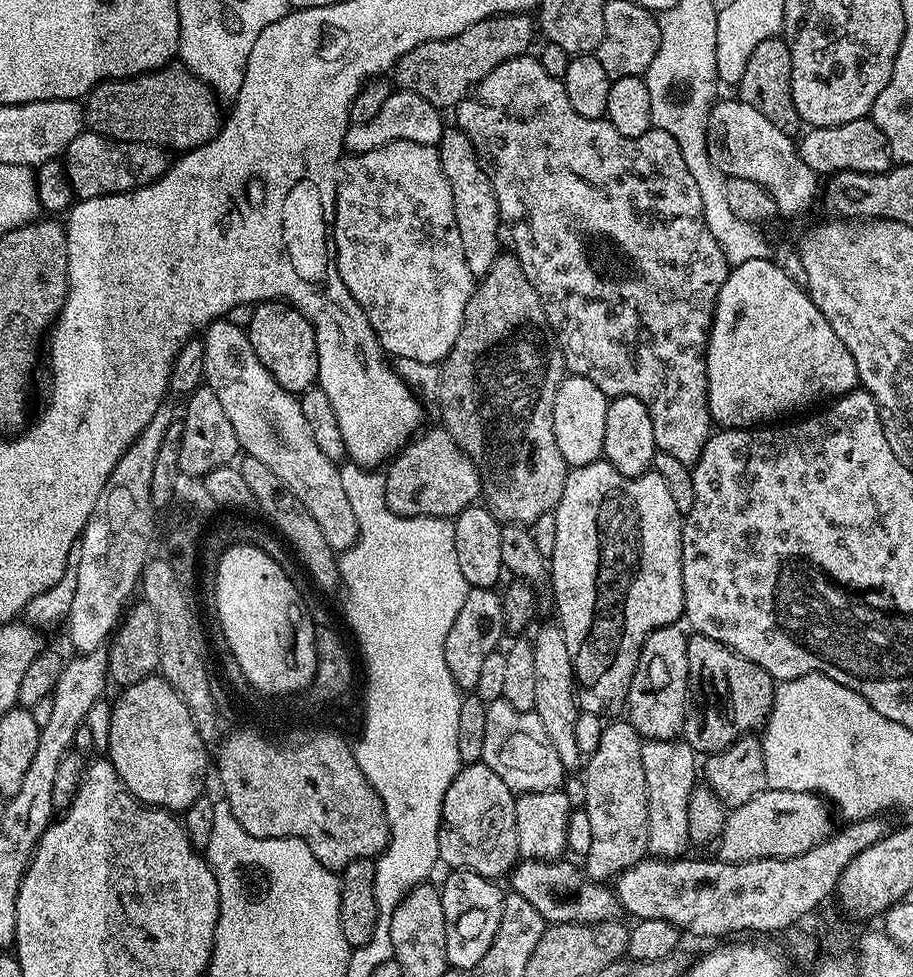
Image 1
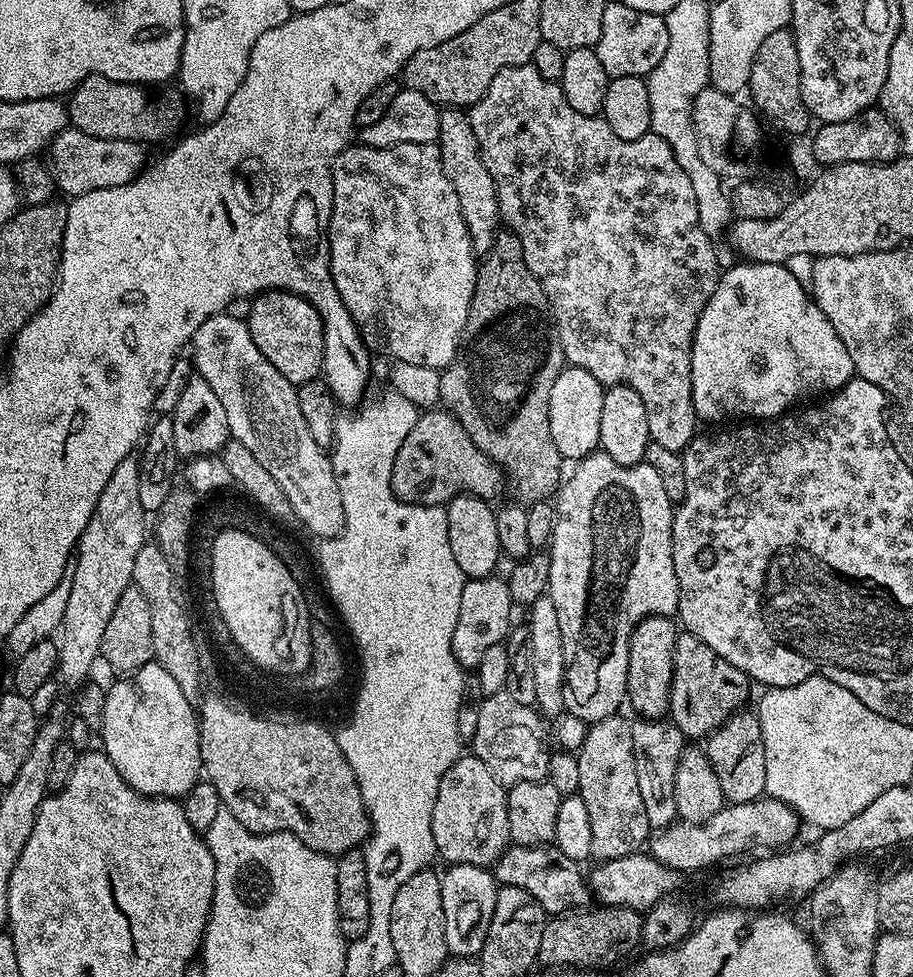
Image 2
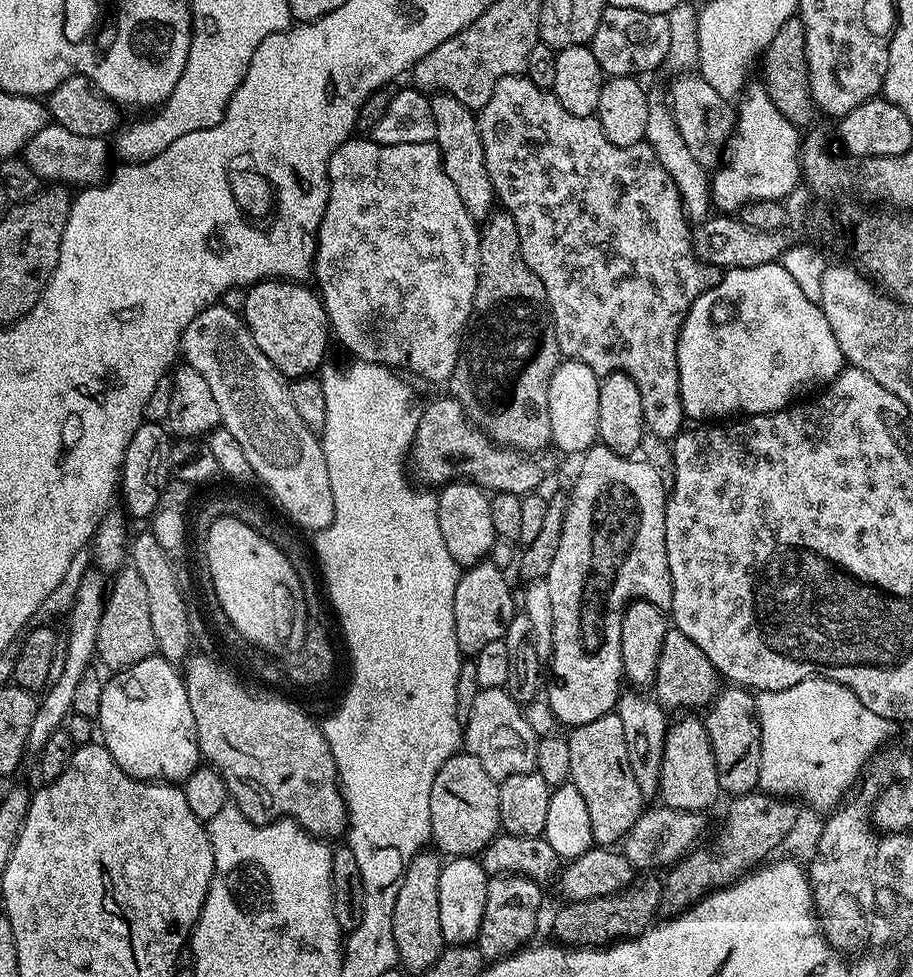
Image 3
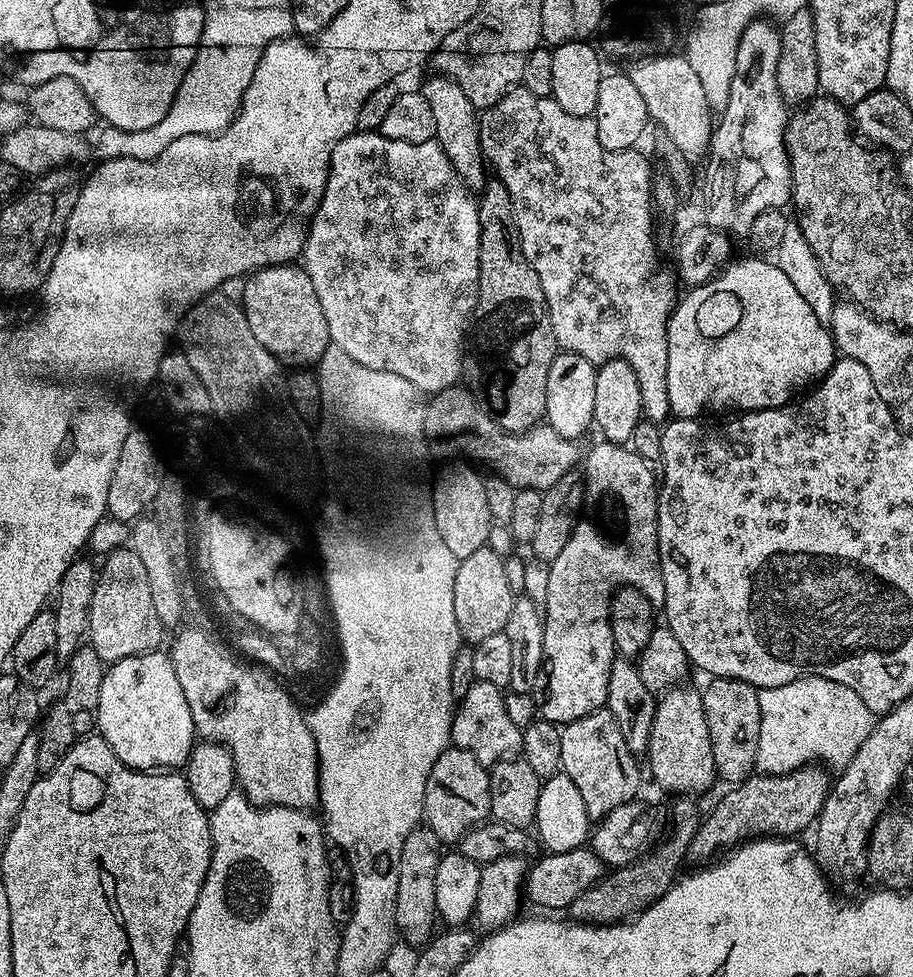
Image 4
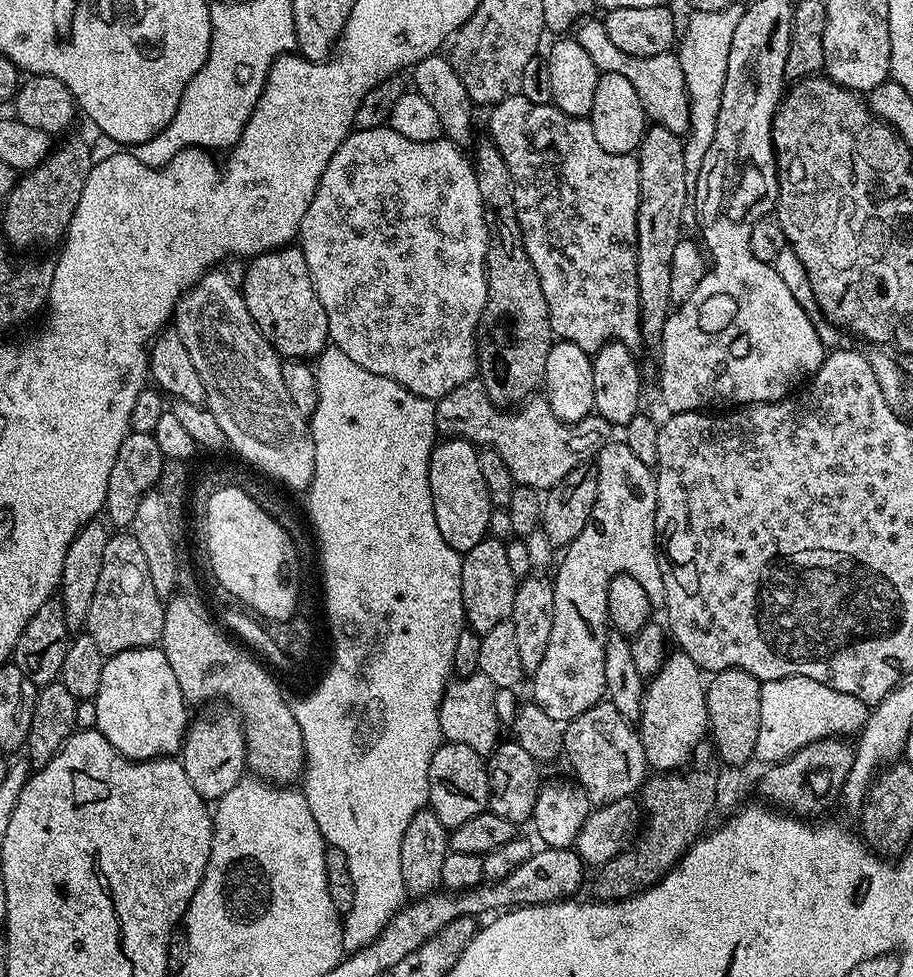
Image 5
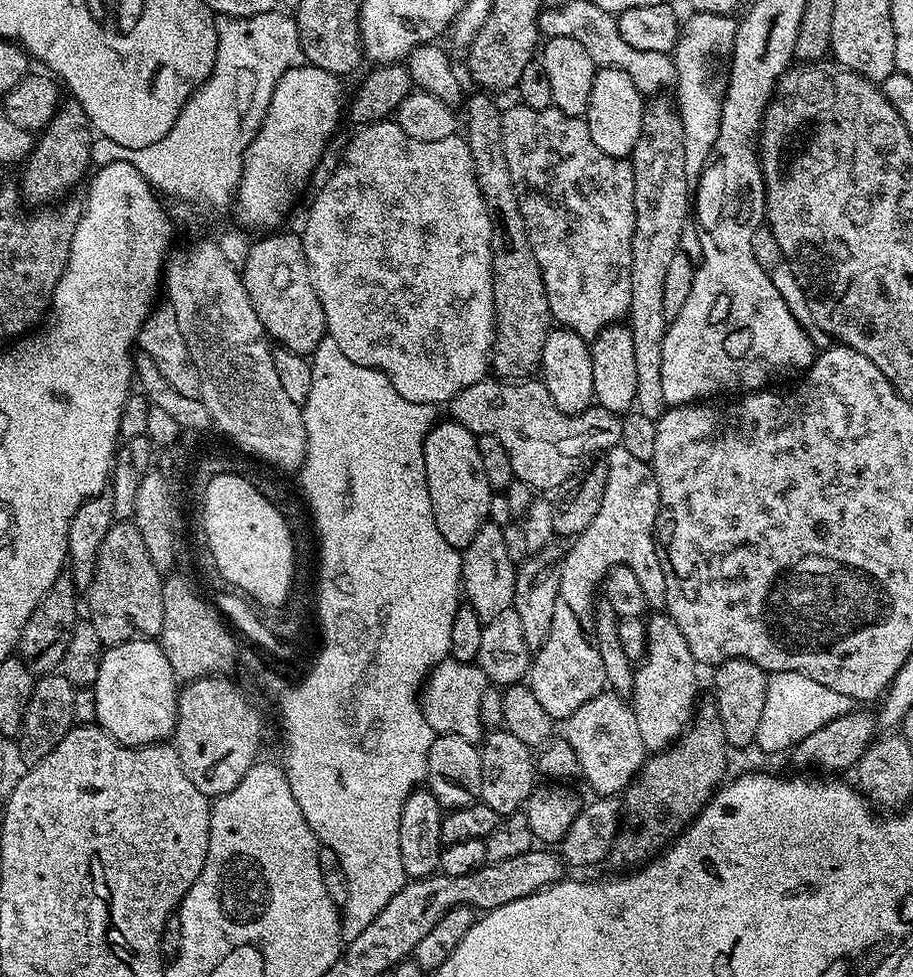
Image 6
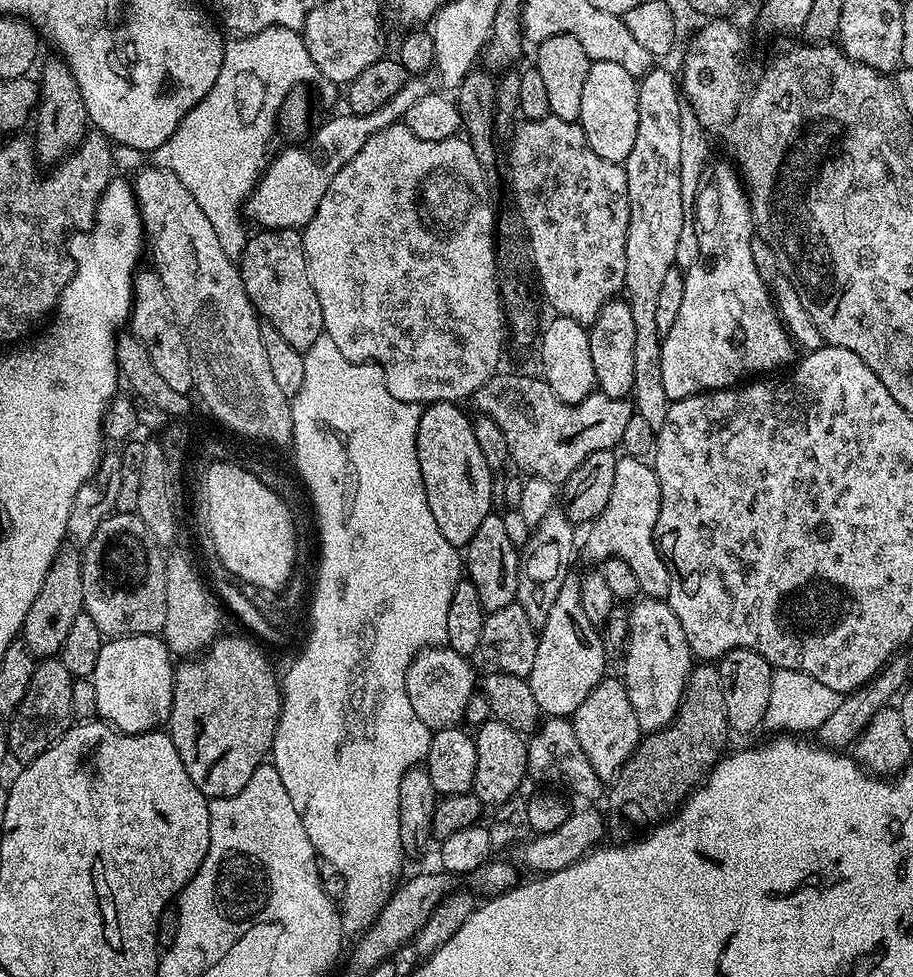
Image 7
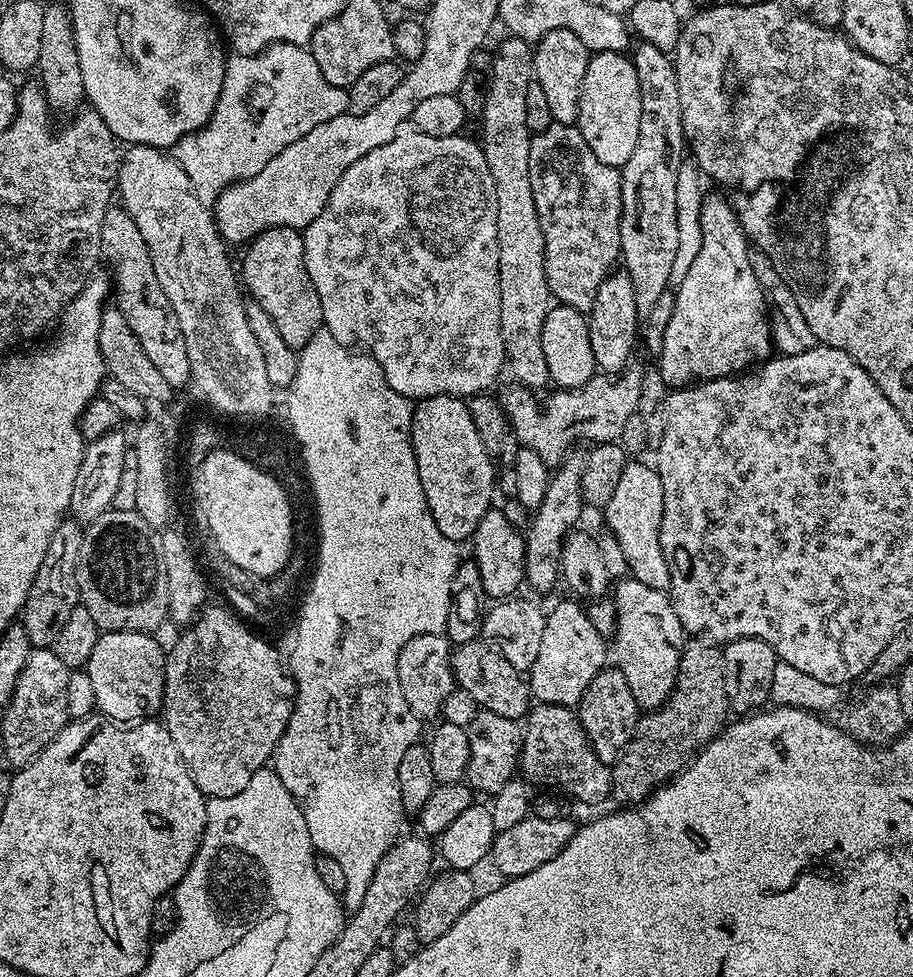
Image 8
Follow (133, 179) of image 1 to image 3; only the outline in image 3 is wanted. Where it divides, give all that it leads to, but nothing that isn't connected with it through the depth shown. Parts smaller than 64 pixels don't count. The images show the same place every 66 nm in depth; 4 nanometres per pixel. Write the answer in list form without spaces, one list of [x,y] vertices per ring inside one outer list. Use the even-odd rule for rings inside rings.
[[[50,122],[42,130],[38,130],[38,134],[34,134],[34,138],[30,138],[30,142],[24,148],[22,158],[40,176],[41,181],[52,181],[65,186],[73,186],[72,184],[91,186],[101,183],[109,175],[108,150],[110,154],[110,144],[107,139],[86,134],[74,134],[74,130],[66,130],[62,125]]]

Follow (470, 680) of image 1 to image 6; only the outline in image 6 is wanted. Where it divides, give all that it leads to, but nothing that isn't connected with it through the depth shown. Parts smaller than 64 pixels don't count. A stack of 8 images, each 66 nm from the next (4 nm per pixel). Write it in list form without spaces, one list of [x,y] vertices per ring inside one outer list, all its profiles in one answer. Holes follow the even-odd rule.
[[[495,522],[482,525],[478,534],[474,534],[474,542],[462,549],[459,576],[462,596],[467,607],[472,608],[480,620],[493,620],[512,608],[517,567],[506,550],[503,527]]]

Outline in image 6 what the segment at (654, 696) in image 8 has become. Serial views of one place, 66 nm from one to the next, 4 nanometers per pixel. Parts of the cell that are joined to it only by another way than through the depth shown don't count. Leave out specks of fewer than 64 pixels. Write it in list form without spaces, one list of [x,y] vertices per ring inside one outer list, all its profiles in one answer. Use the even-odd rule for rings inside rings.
[[[652,614],[646,620],[648,626],[648,649],[644,659],[635,665],[636,677],[630,703],[638,718],[638,734],[642,734],[642,742],[649,753],[660,752],[677,740],[683,732],[688,731],[692,717],[698,707],[696,700],[696,659],[690,654],[690,646],[686,646],[686,638],[682,638],[682,630],[667,614]]]

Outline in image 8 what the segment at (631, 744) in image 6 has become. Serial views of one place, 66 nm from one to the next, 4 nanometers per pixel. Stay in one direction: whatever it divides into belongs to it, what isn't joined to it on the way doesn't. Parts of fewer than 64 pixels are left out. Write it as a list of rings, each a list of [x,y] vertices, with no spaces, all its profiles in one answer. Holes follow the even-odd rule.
[[[605,666],[594,682],[586,686],[586,694],[582,694],[578,705],[578,715],[594,754],[598,754],[602,763],[611,766],[620,759],[625,746],[632,741],[642,710],[634,702],[634,694],[626,683],[626,674],[622,674],[615,666]]]

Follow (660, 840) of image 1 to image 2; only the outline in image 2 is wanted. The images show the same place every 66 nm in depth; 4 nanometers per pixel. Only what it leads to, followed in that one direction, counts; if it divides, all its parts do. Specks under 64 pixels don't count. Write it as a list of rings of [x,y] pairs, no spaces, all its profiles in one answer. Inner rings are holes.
[[[636,718],[631,721],[634,734],[634,771],[638,774],[638,791],[642,793],[642,806],[646,806],[648,827],[652,830],[667,828],[677,819],[674,804],[674,774],[678,774],[678,762],[686,747],[686,738],[682,730],[664,718]]]

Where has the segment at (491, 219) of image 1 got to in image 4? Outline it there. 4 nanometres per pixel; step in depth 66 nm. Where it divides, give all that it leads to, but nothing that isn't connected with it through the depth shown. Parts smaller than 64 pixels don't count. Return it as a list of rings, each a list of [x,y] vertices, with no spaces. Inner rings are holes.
[[[439,74],[432,77],[422,85],[425,98],[430,102],[430,111],[434,113],[436,123],[436,143],[442,146],[446,158],[450,158],[450,164],[454,166],[456,173],[462,178],[468,191],[479,194],[486,183],[484,168],[486,172],[486,161],[484,151],[480,145],[480,116],[478,110],[466,98],[462,86],[450,78]]]

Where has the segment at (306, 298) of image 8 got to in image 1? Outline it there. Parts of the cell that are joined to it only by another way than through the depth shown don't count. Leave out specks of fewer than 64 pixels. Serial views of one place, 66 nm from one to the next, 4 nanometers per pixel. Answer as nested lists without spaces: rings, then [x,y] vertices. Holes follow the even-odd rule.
[[[263,300],[251,312],[252,317],[246,323],[250,346],[254,346],[258,362],[270,370],[274,382],[293,394],[313,387],[318,381],[318,346],[310,322],[294,305],[283,300]]]

